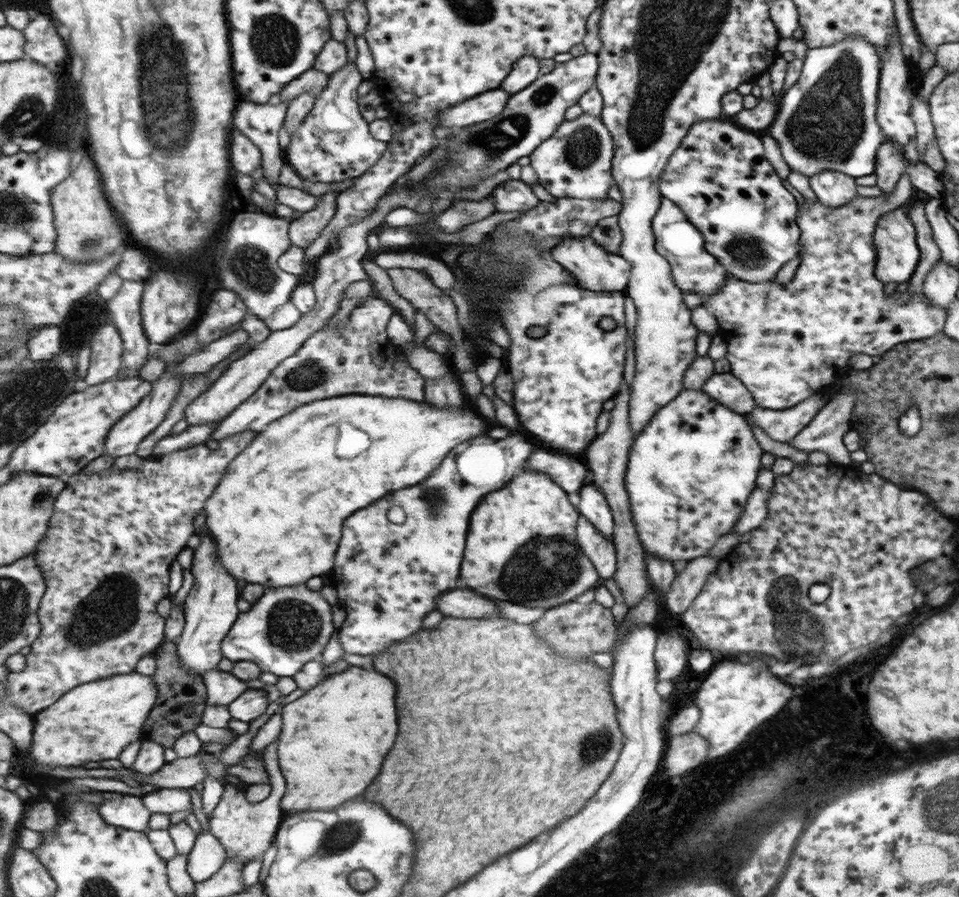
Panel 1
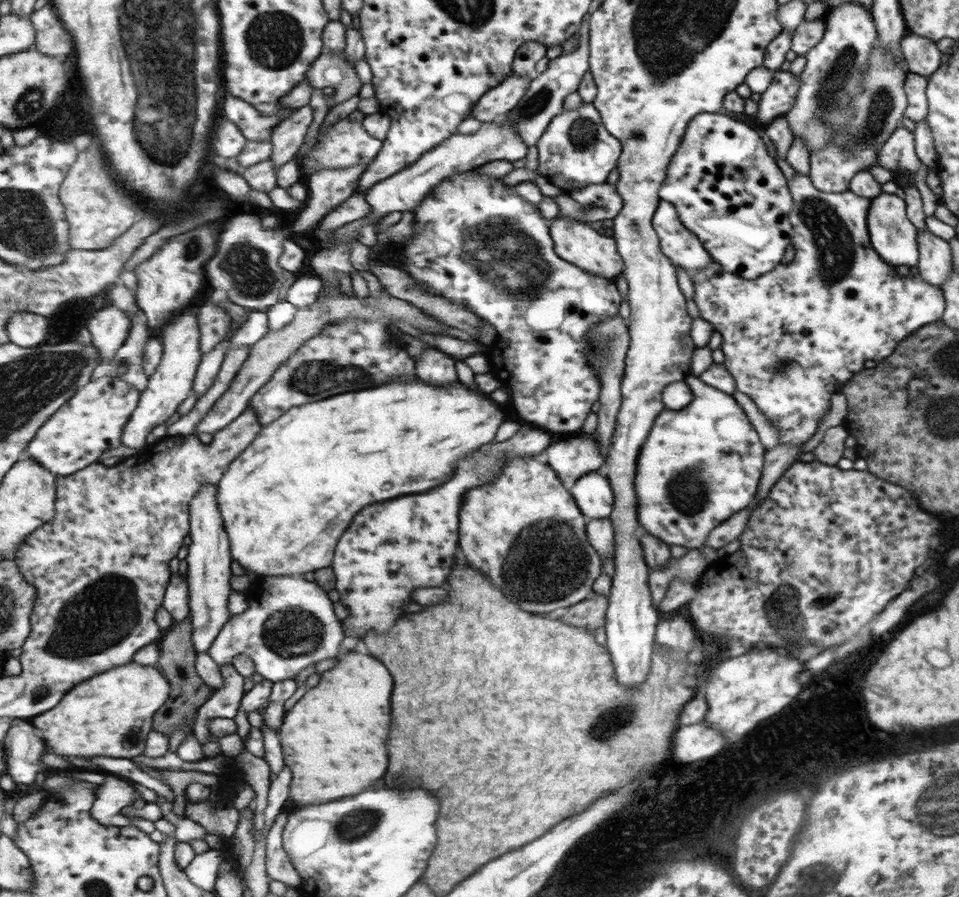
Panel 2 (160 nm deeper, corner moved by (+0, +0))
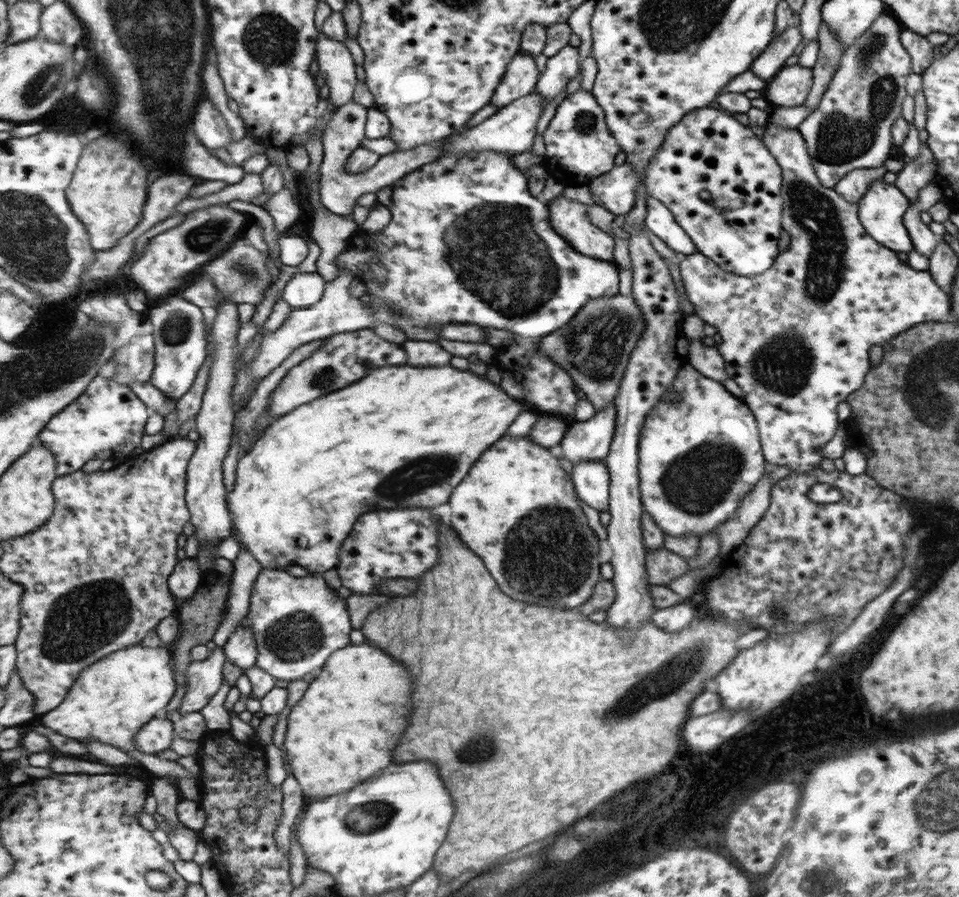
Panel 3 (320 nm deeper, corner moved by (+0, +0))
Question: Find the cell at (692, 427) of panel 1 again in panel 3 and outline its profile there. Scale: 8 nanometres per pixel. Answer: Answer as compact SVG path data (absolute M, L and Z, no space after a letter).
M685 364L668 390L675 391L679 401L661 400L649 414L649 420L645 420L645 428L641 428L641 501L665 535L701 536L731 518L741 500L762 478L764 456L759 450L753 413L744 401L731 396L721 383Z

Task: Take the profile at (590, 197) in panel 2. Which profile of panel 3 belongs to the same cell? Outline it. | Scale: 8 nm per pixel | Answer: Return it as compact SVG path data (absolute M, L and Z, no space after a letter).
M629 164L614 166L612 171L587 182L594 204L611 211L614 216L627 214L634 206L638 172Z

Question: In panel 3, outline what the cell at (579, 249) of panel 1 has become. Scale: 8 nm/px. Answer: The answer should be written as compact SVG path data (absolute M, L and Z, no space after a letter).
M560 194L549 203L553 228L578 252L610 261L613 239L589 222L586 205Z

